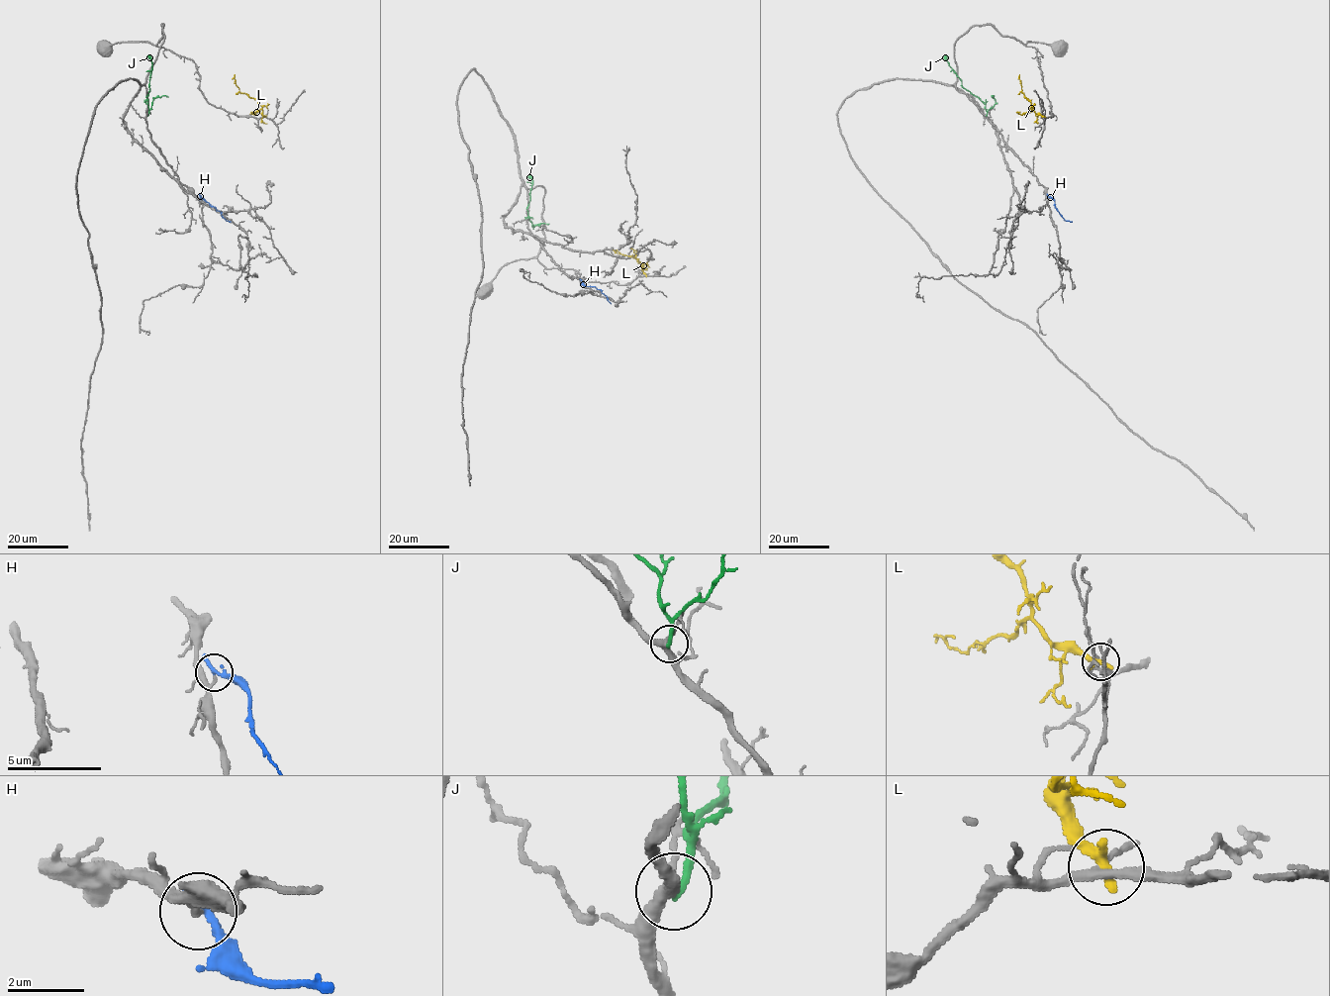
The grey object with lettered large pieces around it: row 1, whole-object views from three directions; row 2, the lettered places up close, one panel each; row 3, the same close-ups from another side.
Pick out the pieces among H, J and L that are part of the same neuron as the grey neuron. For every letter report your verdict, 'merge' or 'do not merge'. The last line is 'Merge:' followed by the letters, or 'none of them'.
H: do not merge
J: do not merge
L: do not merge
Merge: none of them

